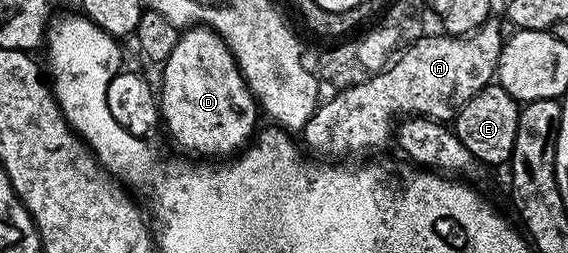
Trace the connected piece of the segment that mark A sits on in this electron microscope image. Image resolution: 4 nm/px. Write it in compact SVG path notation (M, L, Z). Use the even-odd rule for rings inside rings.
M495 16L488 17L482 26L469 36L448 36L425 34L410 44L387 66L386 69L366 77L365 81L356 81L354 86L336 91L333 98L327 102L322 101L314 114L307 120L306 126L301 130L302 143L312 155L327 160L343 160L346 158L359 158L361 154L373 154L379 148L385 147L390 138L392 141L395 114L400 116L419 115L440 122L452 121L459 109L479 93L487 84L492 83L500 60L499 38L502 21Z

